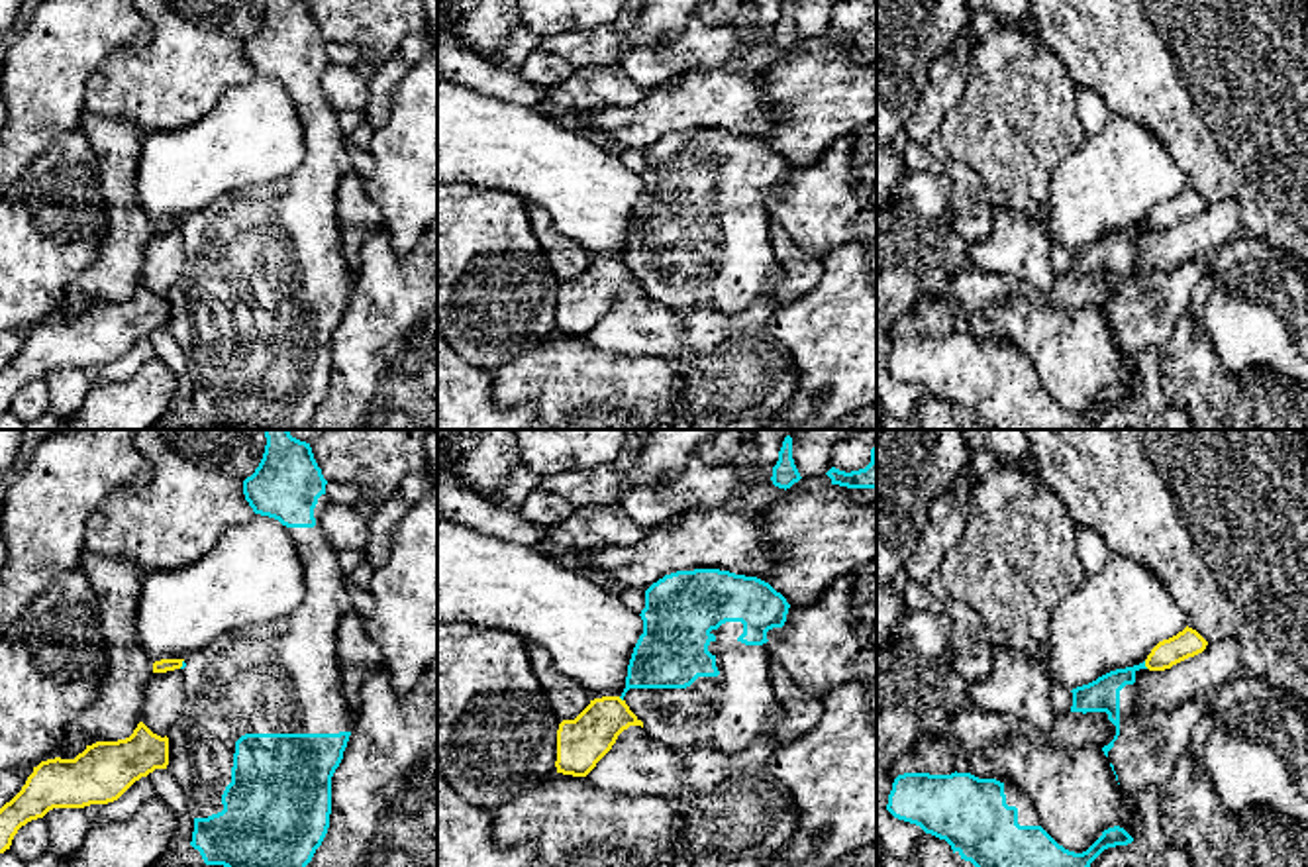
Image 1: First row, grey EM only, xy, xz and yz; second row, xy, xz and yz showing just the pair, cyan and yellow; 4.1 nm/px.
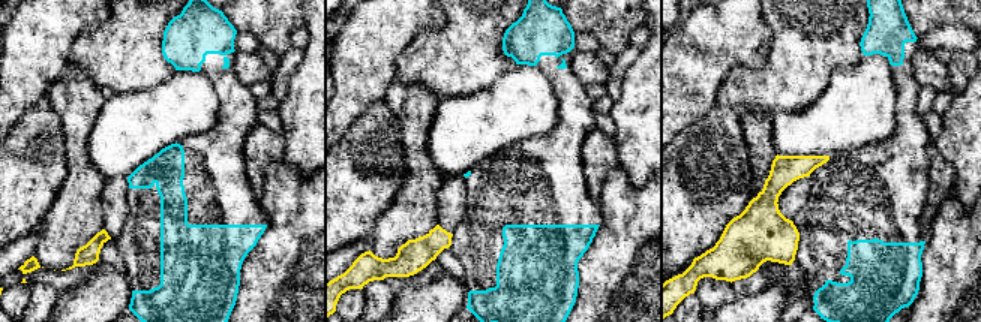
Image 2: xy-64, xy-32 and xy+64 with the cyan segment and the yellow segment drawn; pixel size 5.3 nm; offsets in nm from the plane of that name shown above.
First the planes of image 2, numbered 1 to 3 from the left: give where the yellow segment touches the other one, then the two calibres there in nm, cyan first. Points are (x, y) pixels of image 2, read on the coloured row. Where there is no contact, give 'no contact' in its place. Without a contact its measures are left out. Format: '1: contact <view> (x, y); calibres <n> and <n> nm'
1: no contact
2: no contact
3: no contact

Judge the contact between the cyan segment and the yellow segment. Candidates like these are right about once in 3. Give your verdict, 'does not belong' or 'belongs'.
does not belong

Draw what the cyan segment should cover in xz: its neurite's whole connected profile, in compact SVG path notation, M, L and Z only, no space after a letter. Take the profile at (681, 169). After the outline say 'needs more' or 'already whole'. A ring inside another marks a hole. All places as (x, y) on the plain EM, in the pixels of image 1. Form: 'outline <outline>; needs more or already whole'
outline M720 129L677 131L653 143L620 257L647 298L677 316L696 306L735 314L780 286L786 273L773 249L771 202L784 188L788 169L769 143Z; needs more

